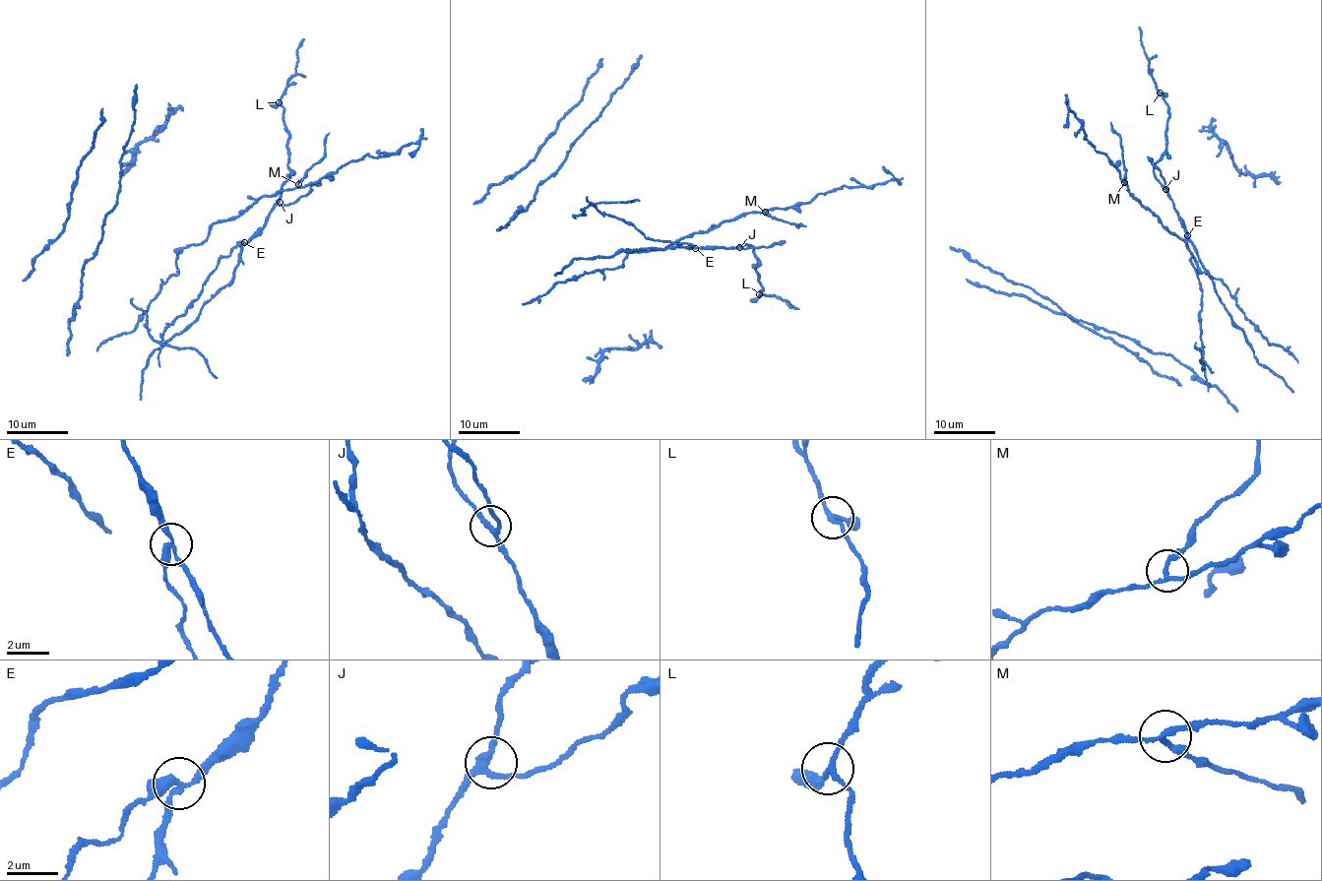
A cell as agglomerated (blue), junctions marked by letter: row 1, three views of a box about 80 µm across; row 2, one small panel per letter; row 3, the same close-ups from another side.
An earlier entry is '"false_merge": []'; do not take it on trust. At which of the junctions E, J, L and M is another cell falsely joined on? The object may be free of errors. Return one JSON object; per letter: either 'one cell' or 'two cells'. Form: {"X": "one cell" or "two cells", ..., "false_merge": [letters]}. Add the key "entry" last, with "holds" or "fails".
{"E": "two cells", "J": "one cell", "L": "one cell", "M": "one cell", "false_merge": ["E"], "entry": "fails"}

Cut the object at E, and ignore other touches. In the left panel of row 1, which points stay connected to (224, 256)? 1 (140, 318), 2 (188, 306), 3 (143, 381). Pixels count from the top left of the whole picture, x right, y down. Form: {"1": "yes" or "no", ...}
{"1": "no", "2": "yes", "3": "no"}

